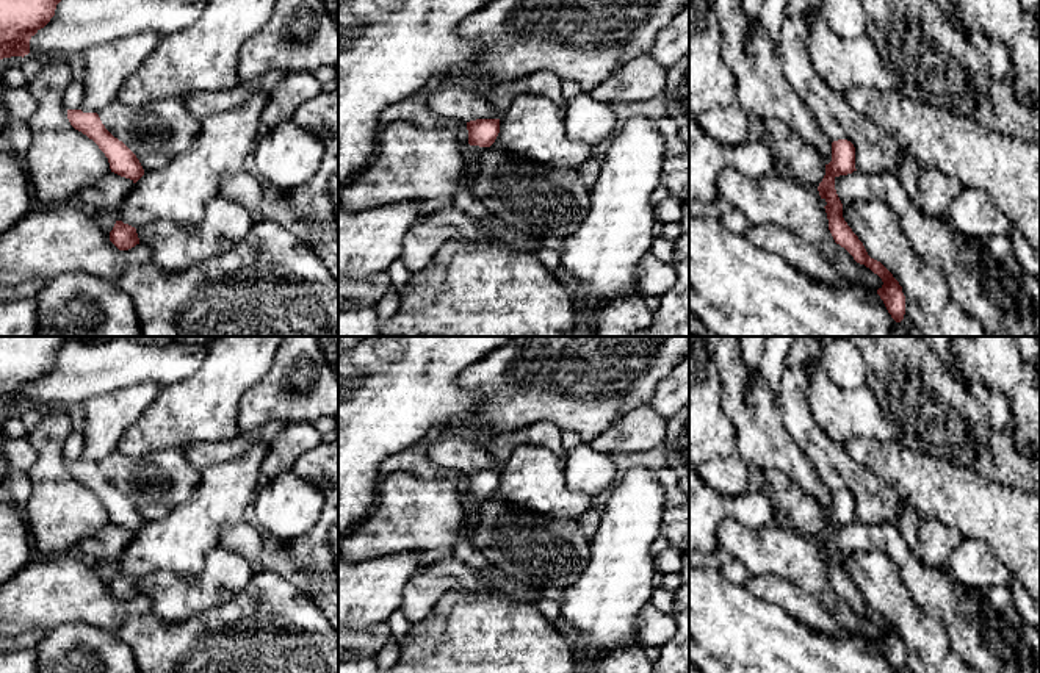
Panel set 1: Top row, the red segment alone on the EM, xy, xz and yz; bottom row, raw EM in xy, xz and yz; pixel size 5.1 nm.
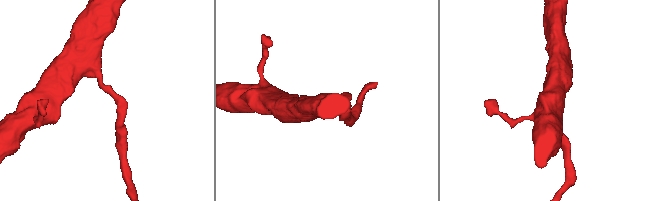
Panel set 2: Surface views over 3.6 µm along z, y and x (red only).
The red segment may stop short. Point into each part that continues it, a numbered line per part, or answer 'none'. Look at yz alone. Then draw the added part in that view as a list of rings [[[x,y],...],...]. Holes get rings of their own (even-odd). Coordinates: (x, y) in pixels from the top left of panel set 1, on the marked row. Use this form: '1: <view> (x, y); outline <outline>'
none

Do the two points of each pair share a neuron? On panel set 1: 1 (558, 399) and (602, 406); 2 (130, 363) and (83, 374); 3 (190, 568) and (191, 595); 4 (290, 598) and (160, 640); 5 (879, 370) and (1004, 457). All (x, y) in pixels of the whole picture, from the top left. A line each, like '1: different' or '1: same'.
1: same
2: same
3: different
4: same
5: same

